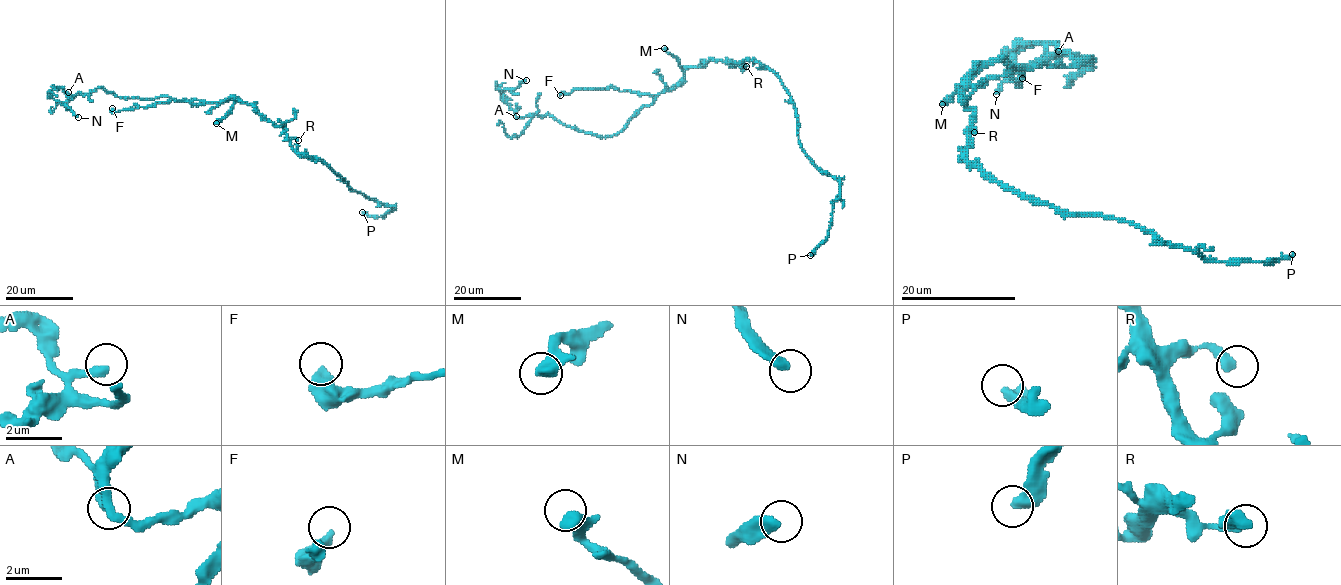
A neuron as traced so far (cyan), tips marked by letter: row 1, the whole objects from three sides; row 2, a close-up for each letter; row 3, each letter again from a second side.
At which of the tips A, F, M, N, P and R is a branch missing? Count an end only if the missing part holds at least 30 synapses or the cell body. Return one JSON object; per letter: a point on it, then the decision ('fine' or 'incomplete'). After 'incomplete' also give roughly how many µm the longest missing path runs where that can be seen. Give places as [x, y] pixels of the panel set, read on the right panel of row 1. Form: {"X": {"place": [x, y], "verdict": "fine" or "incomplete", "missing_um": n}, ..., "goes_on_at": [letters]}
{"A": {"place": [1058, 51], "verdict": "fine"}, "F": {"place": [1022, 78], "verdict": "fine"}, "M": {"place": [942, 104], "verdict": "fine"}, "N": {"place": [996, 94], "verdict": "fine"}, "P": {"place": [1292, 254], "verdict": "incomplete", "missing_um": 250}, "R": {"place": [974, 132], "verdict": "fine"}, "goes_on_at": ["P"]}

